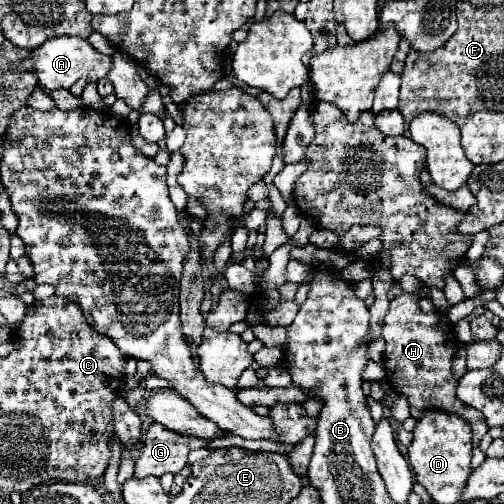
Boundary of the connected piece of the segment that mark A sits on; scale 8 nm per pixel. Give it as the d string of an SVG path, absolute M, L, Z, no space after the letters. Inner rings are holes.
M52 37L34 49L34 57L24 61L22 69L36 71L38 83L46 89L70 89L80 77L86 77L90 83L98 83L110 71L110 57L98 53L82 37Z

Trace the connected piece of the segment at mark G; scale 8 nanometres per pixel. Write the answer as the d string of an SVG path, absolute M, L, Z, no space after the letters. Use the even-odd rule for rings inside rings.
M150 423L138 443L136 477L162 477L164 473L180 473L188 463L192 449L208 447L206 439L182 437L158 423Z

